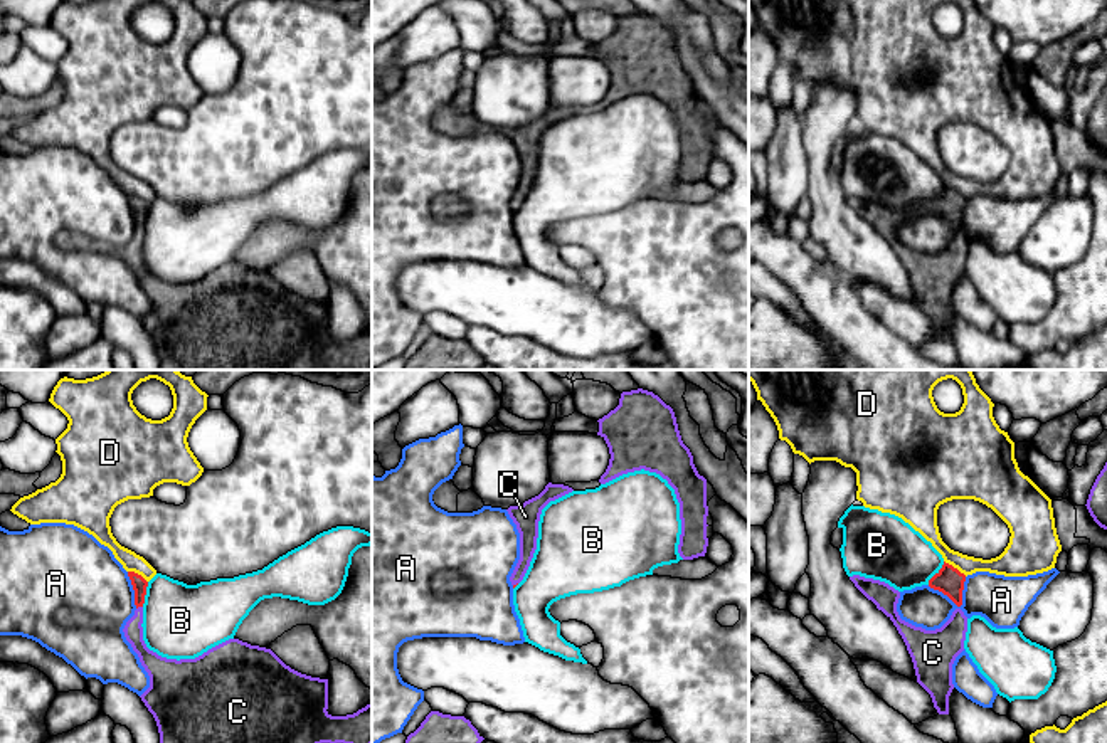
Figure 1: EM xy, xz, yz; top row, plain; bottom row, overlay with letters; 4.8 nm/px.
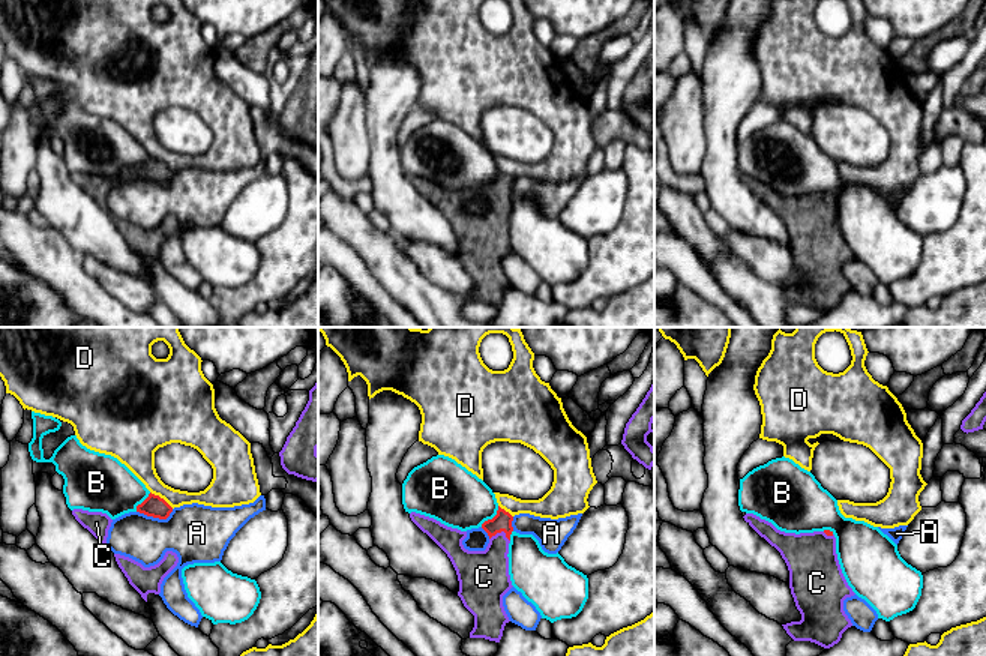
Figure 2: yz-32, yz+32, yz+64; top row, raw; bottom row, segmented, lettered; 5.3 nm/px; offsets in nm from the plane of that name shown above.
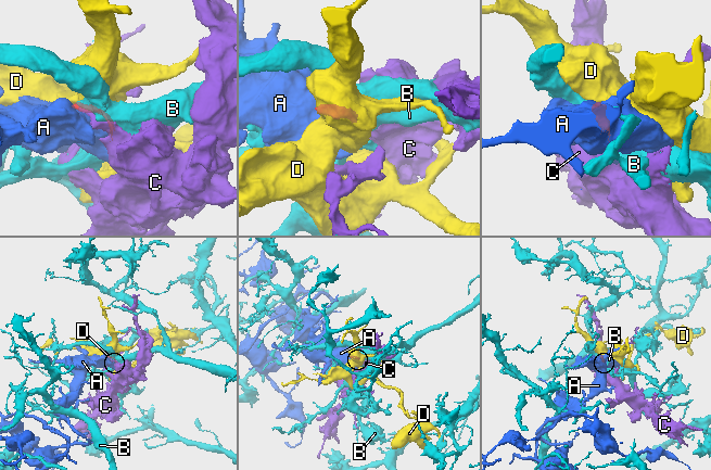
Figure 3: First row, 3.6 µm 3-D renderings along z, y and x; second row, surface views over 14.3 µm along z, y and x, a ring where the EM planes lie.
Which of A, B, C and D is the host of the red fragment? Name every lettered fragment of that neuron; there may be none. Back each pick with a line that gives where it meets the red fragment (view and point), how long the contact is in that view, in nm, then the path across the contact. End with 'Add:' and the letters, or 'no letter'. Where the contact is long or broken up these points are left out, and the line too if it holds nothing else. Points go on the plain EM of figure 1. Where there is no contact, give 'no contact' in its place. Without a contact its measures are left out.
C: meets red in xy at (138, 229); contact 40 nm long
Add: C

